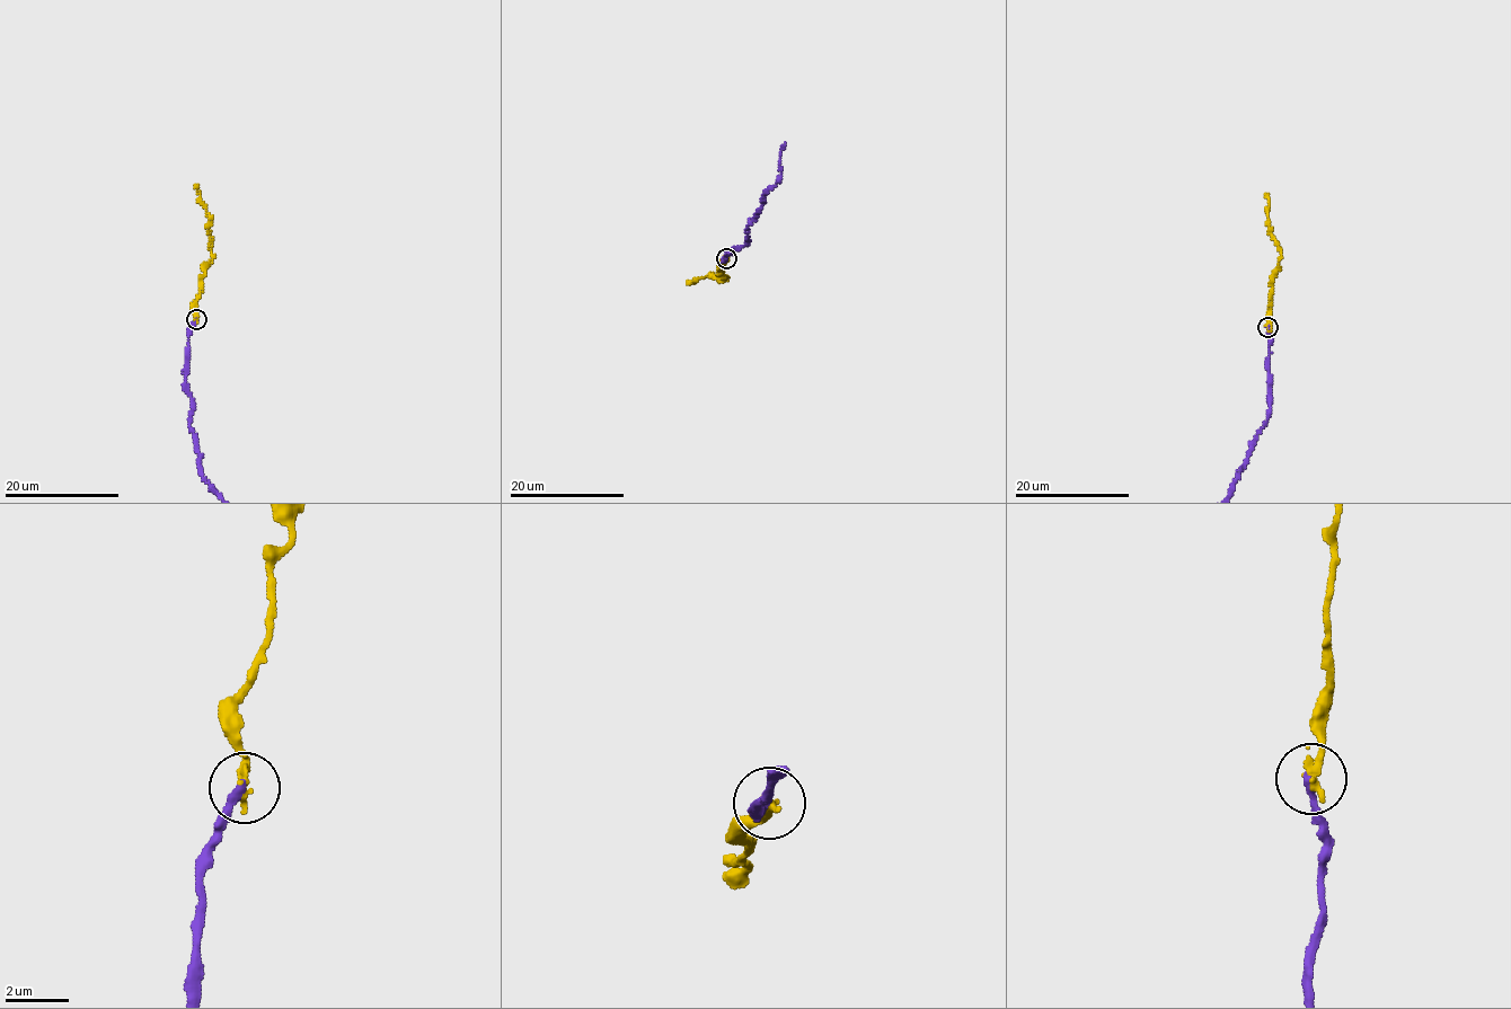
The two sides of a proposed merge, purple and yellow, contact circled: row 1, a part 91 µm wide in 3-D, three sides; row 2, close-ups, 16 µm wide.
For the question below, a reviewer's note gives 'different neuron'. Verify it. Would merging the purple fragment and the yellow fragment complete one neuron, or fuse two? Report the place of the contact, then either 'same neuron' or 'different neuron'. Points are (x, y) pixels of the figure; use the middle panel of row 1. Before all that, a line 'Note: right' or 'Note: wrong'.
Note: right
(726, 258) | different neuron

